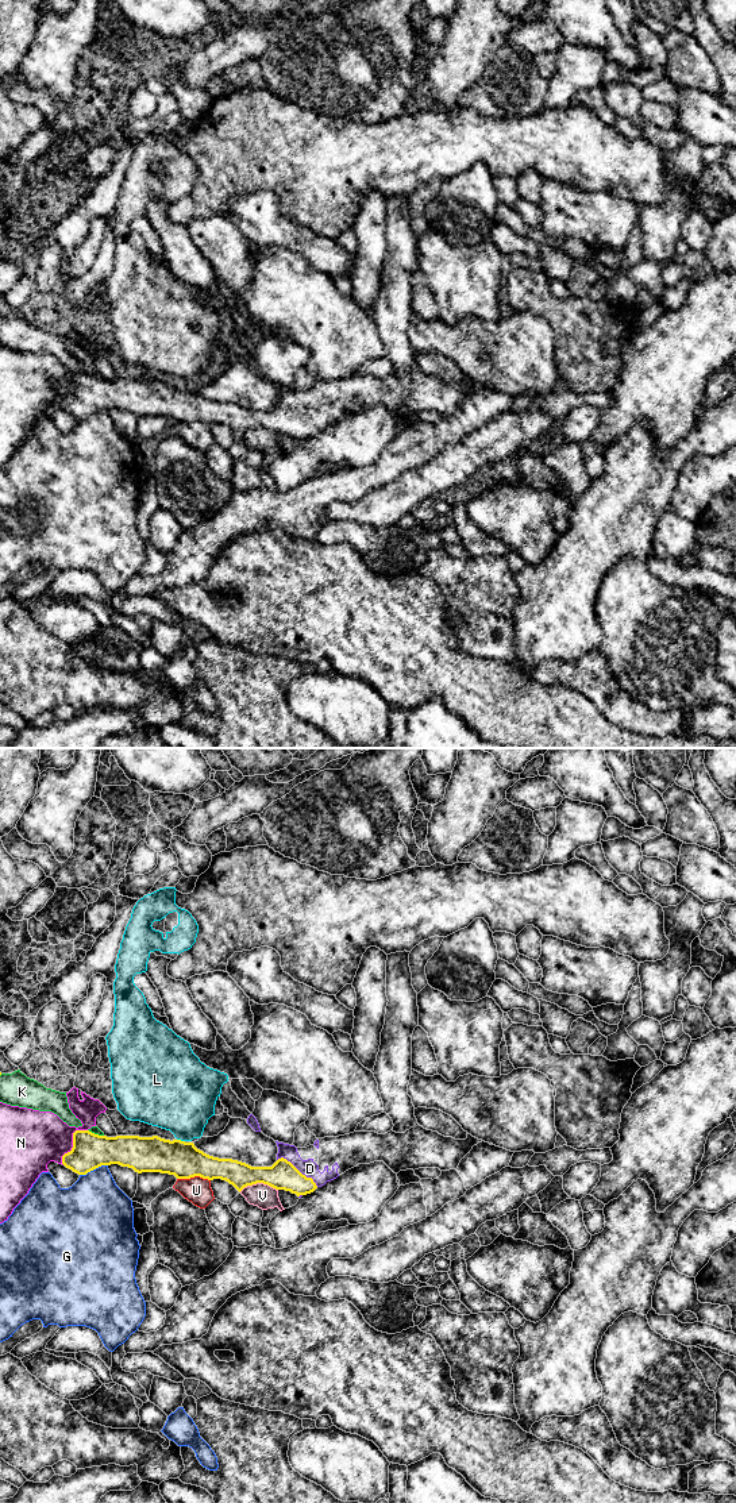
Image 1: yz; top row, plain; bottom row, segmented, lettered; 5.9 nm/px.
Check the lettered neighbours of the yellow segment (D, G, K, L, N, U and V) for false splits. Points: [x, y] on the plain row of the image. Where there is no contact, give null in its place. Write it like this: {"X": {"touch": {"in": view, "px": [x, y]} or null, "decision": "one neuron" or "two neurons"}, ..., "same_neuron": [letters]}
{"D": {"touch": {"in": "yz", "px": [297, 413]}, "decision": "one neuron"}, "G": {"touch": {"in": "yz", "px": [93, 412]}, "decision": "two neurons"}, "K": {"touch": {"in": "yz", "px": [96, 378]}, "decision": "two neurons"}, "L": {"touch": {"in": "yz", "px": [180, 384]}, "decision": "two neurons"}, "N": {"touch": {"in": "yz", "px": [73, 386]}, "decision": "two neurons"}, "U": {"touch": {"in": "yz", "px": [193, 420]}, "decision": "two neurons"}, "V": {"touch": {"in": "yz", "px": [258, 426]}, "decision": "two neurons"}, "same_neuron": ["D"]}

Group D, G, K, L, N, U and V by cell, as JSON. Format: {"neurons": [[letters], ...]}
{"neurons": [["D"], ["G"], ["K"], ["L"], ["N"], ["U"], ["V"]]}

